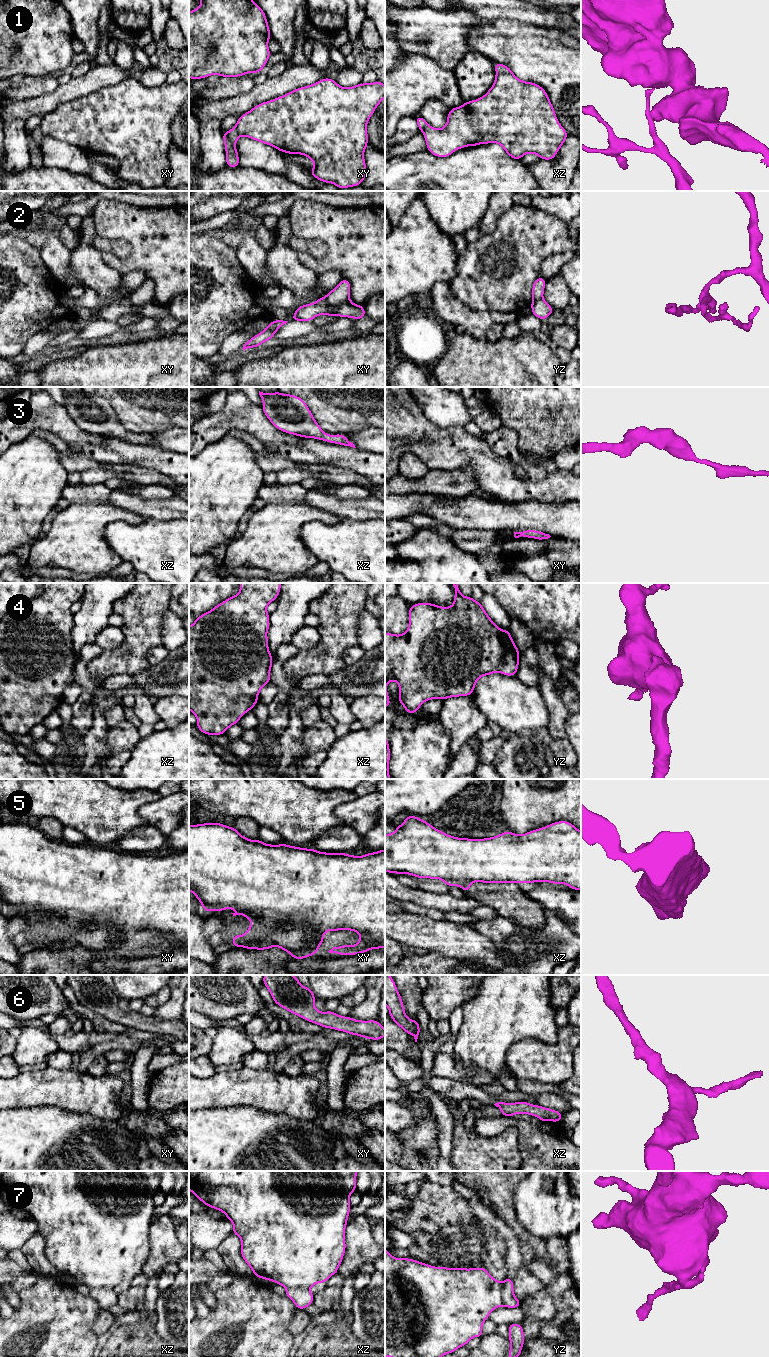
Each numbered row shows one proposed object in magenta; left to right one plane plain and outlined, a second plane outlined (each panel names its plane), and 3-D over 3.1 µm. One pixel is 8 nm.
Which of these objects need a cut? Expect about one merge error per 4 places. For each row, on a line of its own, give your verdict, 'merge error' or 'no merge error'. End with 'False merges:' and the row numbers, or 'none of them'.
1: merge error
2: merge error
3: no merge error
4: no merge error
5: merge error
6: no merge error
7: merge error
False merges: 1, 2, 5, 7

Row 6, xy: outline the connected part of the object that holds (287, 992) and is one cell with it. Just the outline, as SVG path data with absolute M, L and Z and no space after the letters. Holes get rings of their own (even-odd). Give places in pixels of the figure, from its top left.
M264 975L262 983L278 1006L306 1021L366 1039L381 1040L385 1036L385 1029L377 1020L362 1021L333 1011L318 1011L311 988L305 988L293 975Z

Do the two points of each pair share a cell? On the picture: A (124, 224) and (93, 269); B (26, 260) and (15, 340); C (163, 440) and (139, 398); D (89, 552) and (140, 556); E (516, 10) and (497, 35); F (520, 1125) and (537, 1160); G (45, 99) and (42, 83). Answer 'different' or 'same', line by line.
A: different
B: same
C: different
D: different
E: different
F: same
G: different

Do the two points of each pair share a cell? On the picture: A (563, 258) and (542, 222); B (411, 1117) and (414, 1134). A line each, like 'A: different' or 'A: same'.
A: different
B: different

